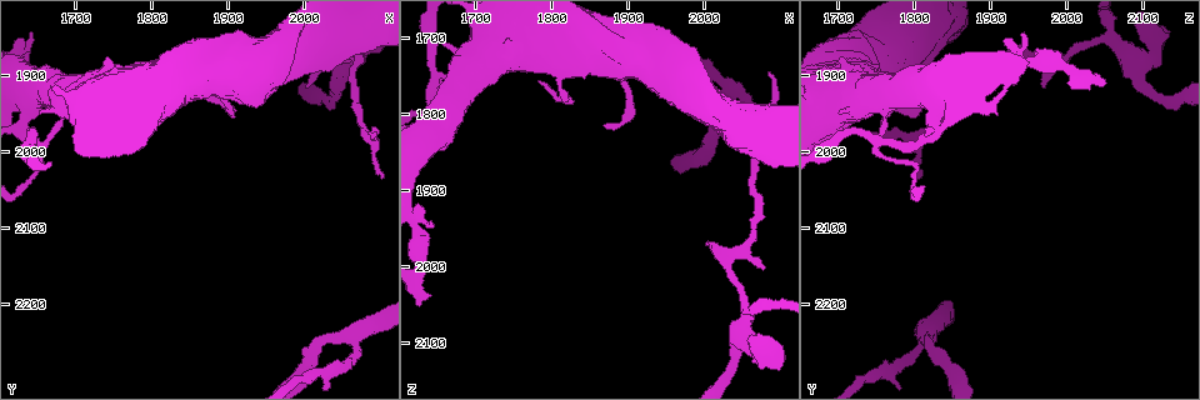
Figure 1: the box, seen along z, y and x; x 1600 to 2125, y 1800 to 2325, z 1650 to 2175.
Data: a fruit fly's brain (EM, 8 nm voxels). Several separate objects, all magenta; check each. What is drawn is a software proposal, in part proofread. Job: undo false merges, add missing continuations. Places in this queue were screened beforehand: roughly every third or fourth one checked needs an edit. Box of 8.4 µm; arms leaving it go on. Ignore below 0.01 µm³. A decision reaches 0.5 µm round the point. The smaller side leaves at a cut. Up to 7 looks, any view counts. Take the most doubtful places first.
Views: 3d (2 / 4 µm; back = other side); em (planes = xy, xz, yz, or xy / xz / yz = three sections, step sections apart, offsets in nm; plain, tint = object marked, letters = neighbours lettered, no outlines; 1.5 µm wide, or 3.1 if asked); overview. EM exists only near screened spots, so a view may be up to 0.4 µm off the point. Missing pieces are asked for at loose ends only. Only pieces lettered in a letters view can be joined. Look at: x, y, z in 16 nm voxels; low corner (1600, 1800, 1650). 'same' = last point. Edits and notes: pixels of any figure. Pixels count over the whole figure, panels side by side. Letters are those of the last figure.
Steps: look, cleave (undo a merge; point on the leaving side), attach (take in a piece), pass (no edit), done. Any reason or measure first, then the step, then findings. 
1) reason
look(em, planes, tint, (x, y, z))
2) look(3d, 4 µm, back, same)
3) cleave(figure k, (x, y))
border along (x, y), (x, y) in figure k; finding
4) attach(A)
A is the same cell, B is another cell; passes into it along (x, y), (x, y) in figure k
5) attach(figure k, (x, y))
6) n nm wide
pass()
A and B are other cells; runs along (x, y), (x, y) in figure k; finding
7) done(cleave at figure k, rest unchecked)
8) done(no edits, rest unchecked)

three arms meet
look(3d, 2 µm, (1650, 1985, 1755))

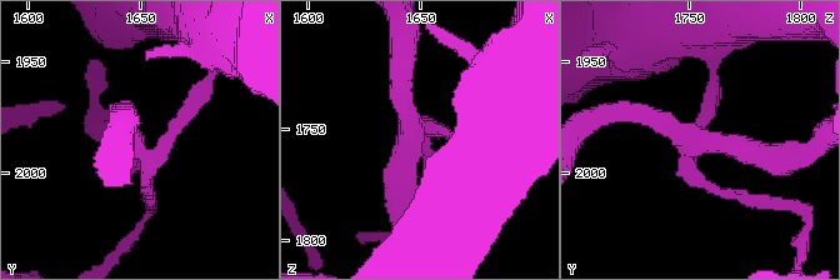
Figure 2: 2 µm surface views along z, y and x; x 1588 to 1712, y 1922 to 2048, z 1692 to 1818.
3 arms
look(em, planes, letters, (1646, 1989, 1753))

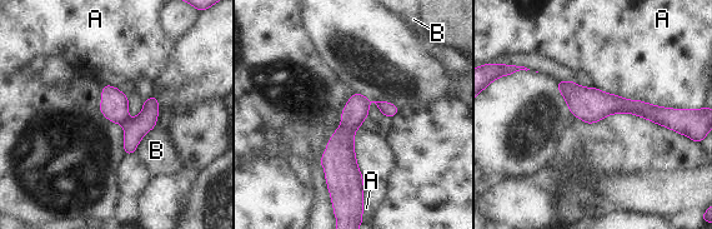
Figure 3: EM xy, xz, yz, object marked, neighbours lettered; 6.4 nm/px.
160 nm wide; A touches over 550 nm
cleave(figure 3, (114, 105))
A and B are other cells; a second neuron is stuck on

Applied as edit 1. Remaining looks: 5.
three arms meet
look(em, yz, step 8, letters, (2050, 1855, 2050))

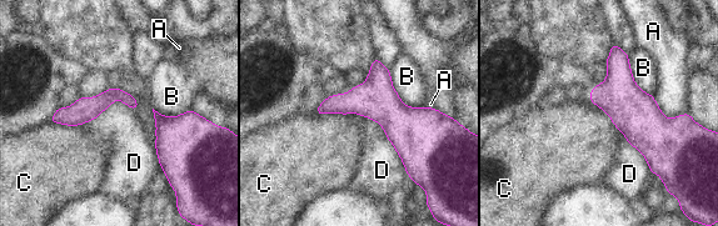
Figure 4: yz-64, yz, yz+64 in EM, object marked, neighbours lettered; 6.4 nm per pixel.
110 nm wide; D touches over 500 nm
pass()
A, B, C and D are other cells; continuous, no second neuron

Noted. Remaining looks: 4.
calibre changes
look(em, planes, tint, (2065, 2240, 1820))

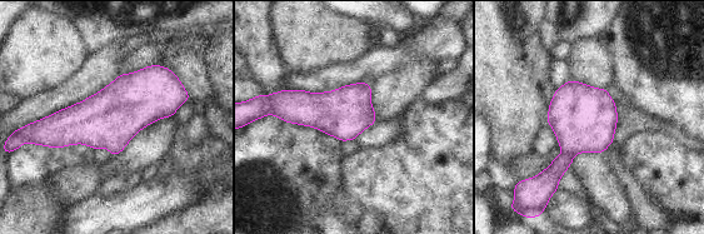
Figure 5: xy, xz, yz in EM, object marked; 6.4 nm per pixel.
what lies round it
look(em, planes, letters, same)

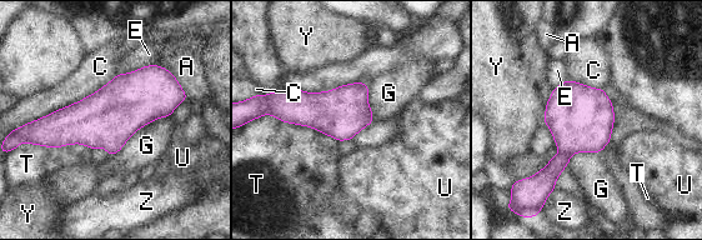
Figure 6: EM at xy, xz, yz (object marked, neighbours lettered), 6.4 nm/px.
320 nm wide
pass()
A, C, E, G, T, U, Y and Z are other cells; border along (170, 115), (140, 126), (109, 155) in figure 6; one neuron here

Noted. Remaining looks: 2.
done(cleave at figure 3, rest unchecked)

